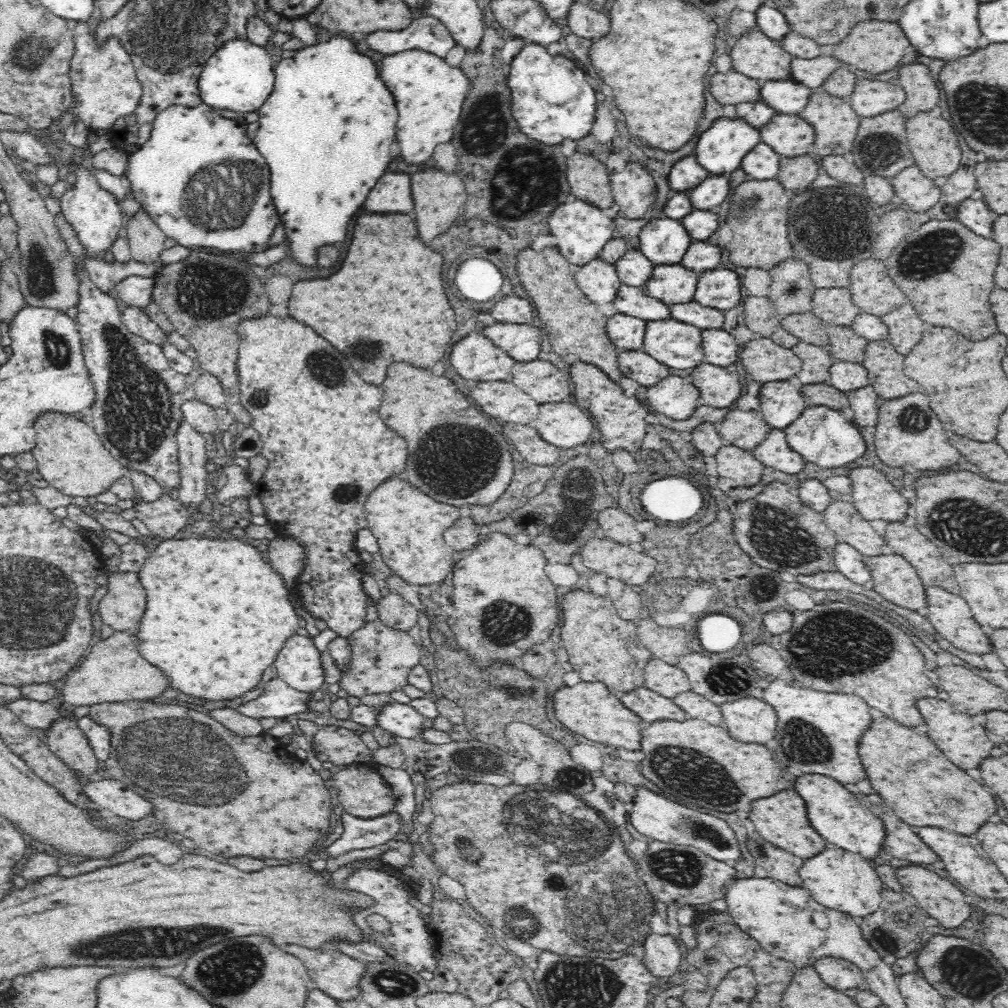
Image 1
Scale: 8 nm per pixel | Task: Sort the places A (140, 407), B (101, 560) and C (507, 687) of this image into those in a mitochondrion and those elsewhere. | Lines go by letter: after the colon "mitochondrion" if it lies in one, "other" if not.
A: mitochondrion
B: other
C: mitochondrion

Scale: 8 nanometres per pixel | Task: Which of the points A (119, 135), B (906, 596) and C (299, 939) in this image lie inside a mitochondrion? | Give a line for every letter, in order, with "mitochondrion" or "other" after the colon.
A: other
B: other
C: other

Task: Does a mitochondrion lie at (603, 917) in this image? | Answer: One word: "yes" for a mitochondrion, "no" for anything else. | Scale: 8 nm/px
yes

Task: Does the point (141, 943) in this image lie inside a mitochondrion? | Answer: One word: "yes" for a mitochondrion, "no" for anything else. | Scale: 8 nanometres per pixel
yes

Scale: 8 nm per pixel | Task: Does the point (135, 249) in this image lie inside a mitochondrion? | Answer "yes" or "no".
no

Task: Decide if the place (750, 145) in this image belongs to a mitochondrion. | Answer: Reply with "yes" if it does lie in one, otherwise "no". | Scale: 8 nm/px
no

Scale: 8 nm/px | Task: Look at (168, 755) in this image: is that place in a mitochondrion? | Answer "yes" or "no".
yes

